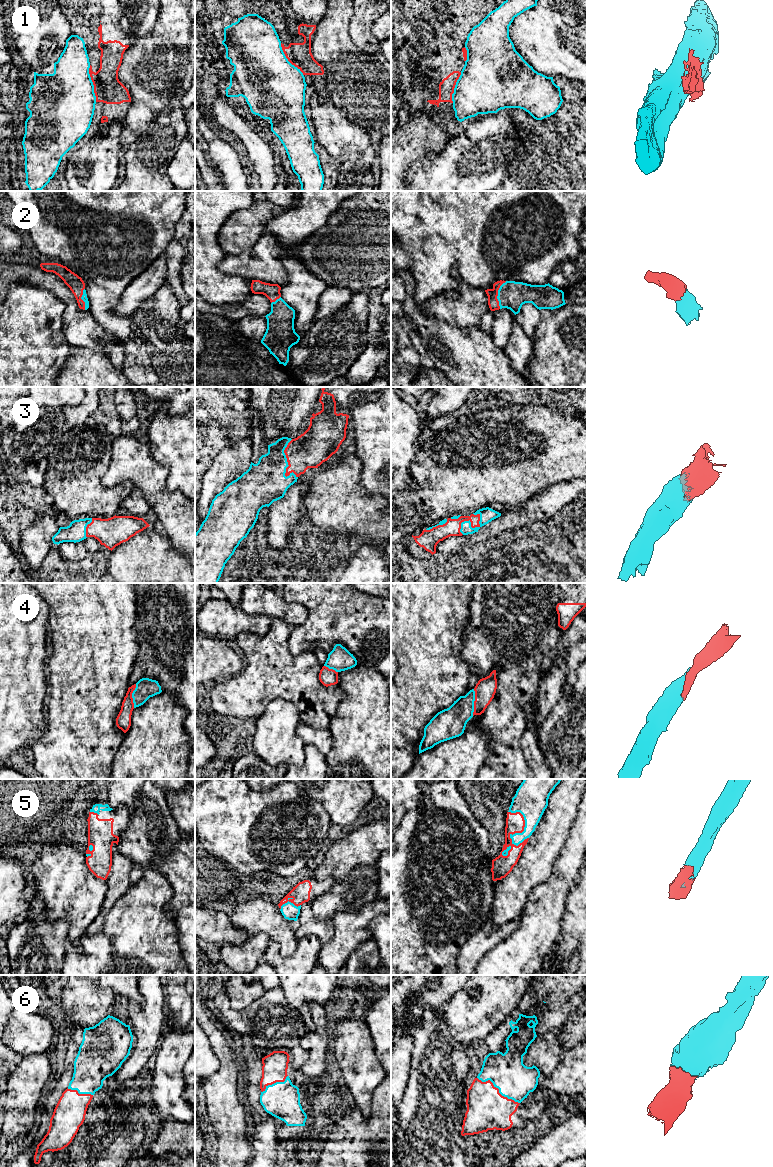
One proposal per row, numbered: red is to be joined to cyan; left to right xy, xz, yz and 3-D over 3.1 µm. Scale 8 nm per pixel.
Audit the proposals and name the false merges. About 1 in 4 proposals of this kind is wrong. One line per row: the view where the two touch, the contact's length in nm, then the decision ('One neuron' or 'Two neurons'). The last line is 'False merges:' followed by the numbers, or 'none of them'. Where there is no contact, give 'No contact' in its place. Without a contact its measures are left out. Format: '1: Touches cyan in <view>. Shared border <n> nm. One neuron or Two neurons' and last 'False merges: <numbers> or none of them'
1: Touches cyan in xy. Shared border 300 nm. Two neurons
2: Touches cyan in yz. Shared border 240 nm. One neuron
3: Touches cyan in yz. Shared border 220 nm. One neuron
4: Touches cyan in yz. Shared border 220 nm. One neuron
5: Touches cyan in yz. Shared border 300 nm. One neuron
6: Touches cyan in yz. Shared border 400 nm. One neuron
False merges: 1

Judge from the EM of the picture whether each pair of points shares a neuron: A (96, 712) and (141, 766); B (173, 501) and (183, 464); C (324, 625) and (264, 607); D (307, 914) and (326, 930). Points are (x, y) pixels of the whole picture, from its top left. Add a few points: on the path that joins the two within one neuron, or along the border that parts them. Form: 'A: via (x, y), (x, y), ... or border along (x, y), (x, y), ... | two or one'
A: border along (125, 733), (124, 740), (114, 757), (113, 765) | two
B: border along (168, 469), (167, 487), (184, 495) | two
C: border along (297, 602), (306, 610), (307, 617), (291, 627) | two
D: via (310, 919), (321, 929) | one

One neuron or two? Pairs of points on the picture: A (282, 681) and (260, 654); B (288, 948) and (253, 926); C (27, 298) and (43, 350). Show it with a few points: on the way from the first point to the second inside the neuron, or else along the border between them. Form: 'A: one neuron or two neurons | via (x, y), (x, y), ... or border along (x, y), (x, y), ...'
A: one neuron | via (276, 674), (270, 668), (267, 661)
B: one neuron | via (282, 939), (269, 926), (262, 926)
C: one neuron | via (27, 311), (29, 315), (30, 337)

